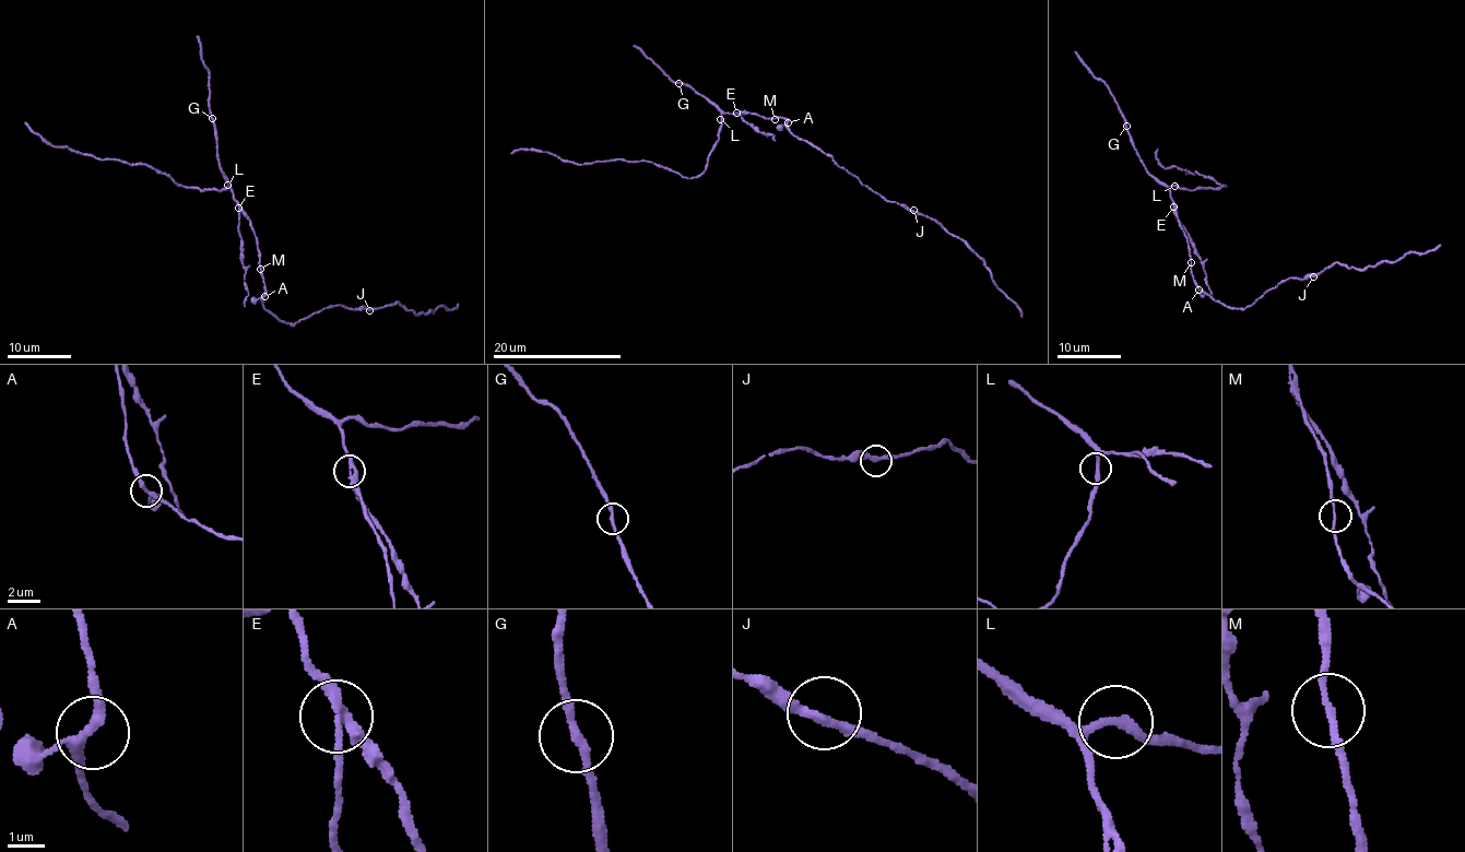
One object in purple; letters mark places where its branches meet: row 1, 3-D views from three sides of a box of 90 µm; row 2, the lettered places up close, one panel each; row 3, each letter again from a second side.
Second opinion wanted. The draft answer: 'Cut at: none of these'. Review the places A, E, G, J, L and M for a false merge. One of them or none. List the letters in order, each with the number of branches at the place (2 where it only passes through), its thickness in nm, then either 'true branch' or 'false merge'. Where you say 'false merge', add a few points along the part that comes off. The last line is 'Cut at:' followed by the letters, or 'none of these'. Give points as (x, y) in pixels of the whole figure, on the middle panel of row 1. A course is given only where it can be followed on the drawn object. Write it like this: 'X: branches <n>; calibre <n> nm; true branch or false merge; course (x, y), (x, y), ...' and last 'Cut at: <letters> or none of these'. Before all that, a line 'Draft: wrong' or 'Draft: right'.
Draft: wrong
A: branches 3; calibre 240 nm; true branch
E: branches 3; calibre 200 nm; false merge; course (735, 113), (765, 134), (775, 137), (775, 140)
G: branches 2; calibre 240 nm; true branch
J: branches 2; calibre 240 nm; true branch
L: branches 3; calibre 200 nm; true branch
M: branches 2; calibre 140 nm; true branch
Cut at: E

